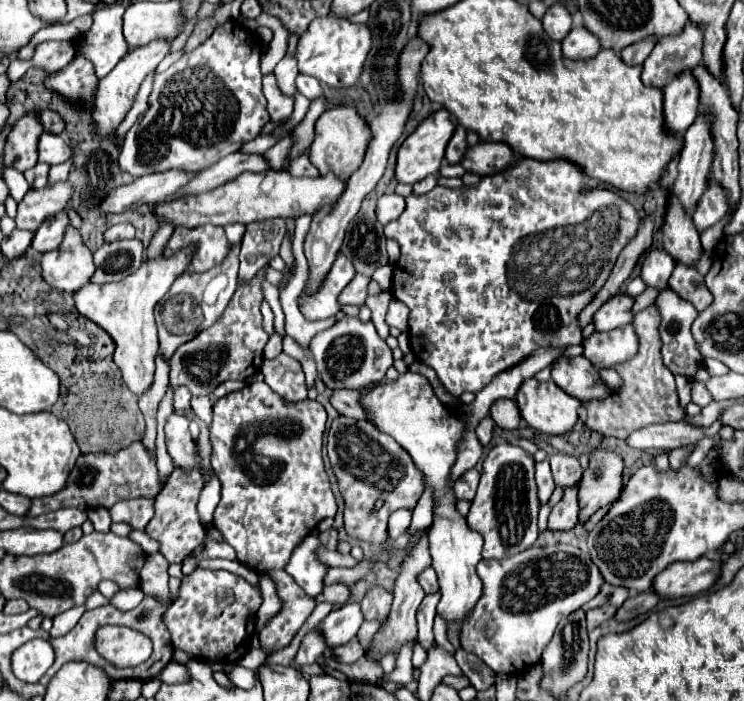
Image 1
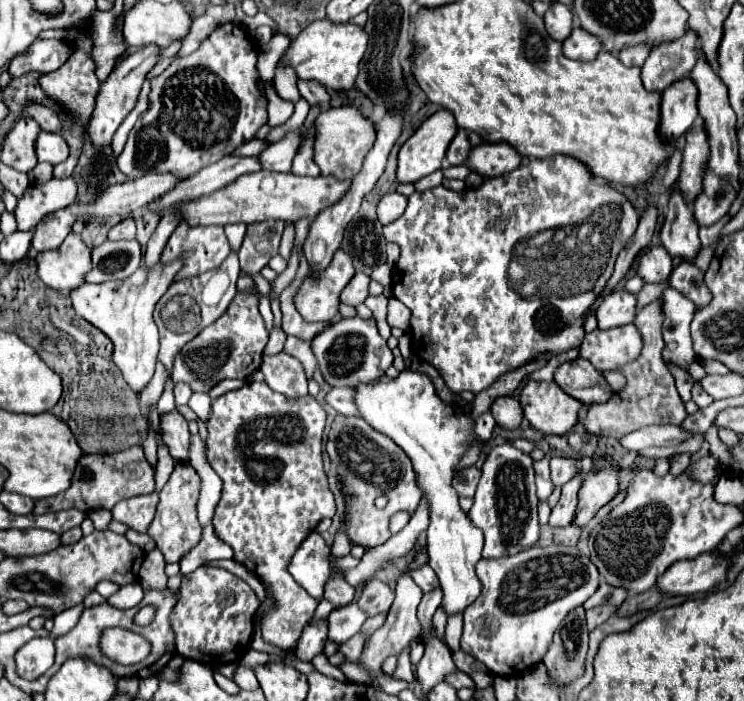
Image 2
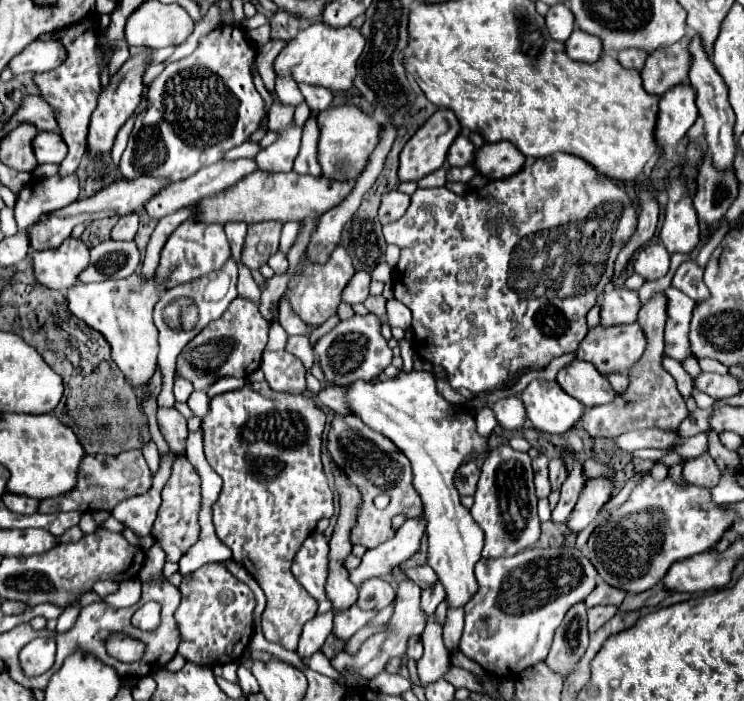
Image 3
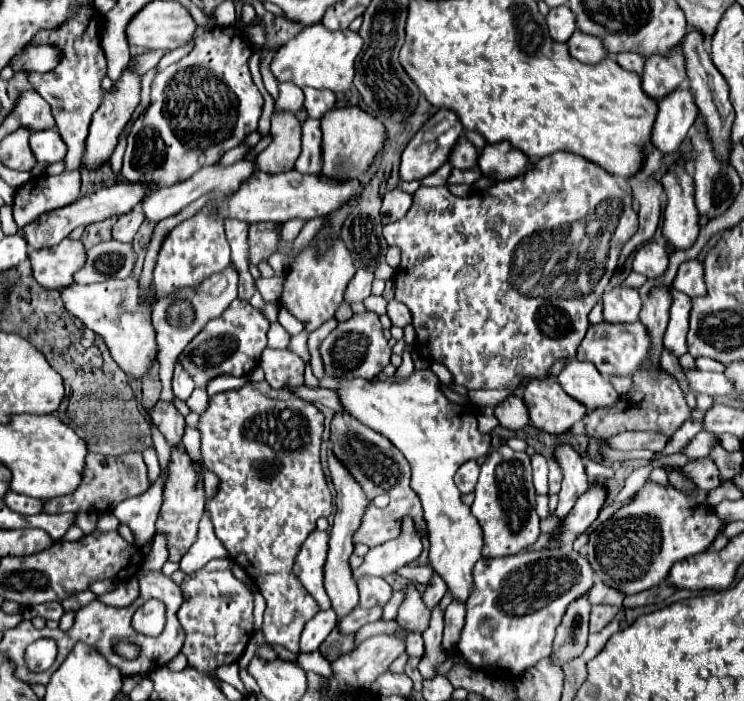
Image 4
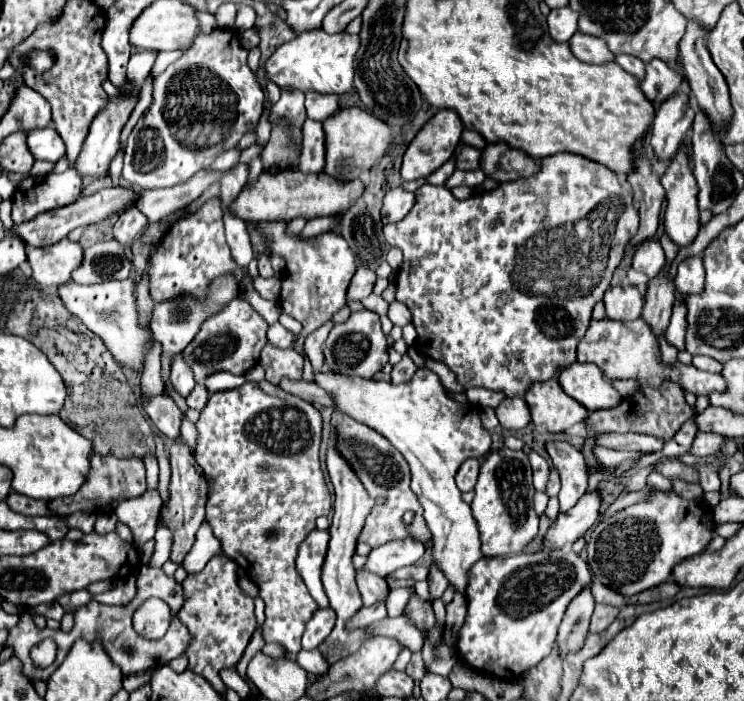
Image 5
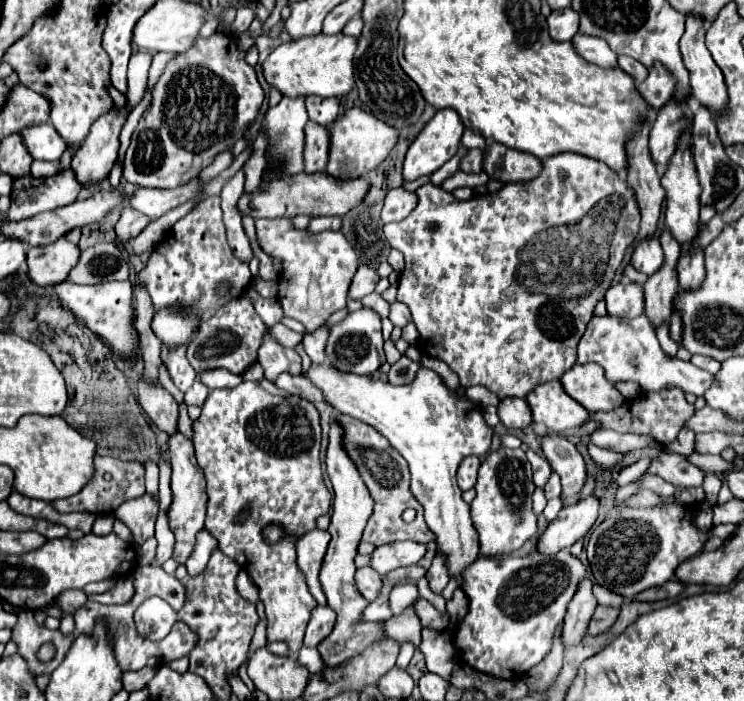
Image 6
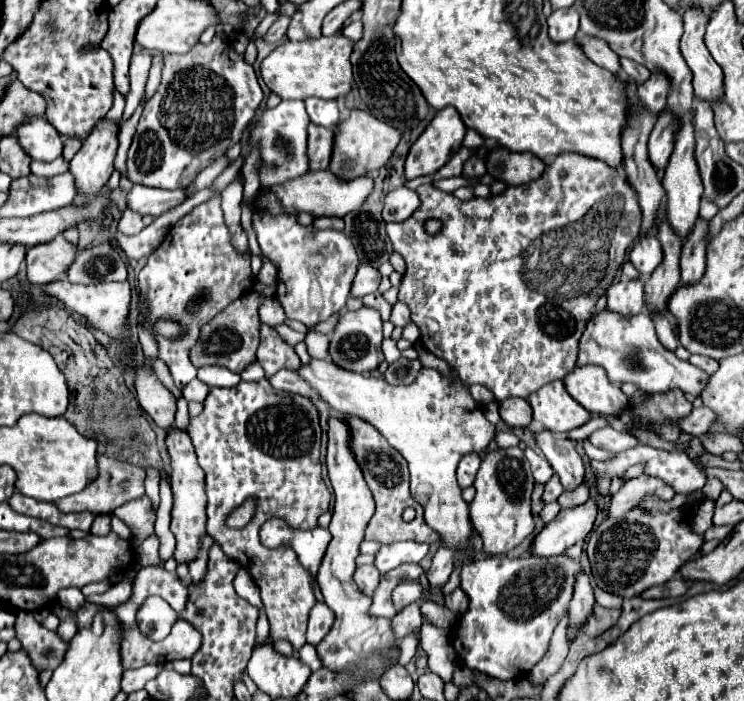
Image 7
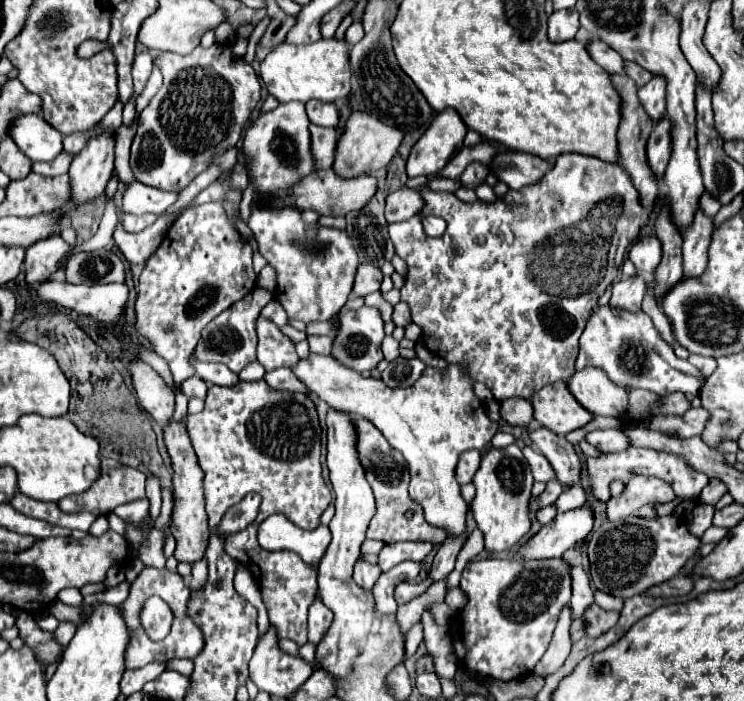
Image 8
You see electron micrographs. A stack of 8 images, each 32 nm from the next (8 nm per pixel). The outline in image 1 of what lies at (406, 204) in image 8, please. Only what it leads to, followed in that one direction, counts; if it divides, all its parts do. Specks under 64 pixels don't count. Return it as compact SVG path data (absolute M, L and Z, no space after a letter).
M384 194L378 198L376 204L376 216L382 224L388 224L392 220L396 220L404 210L404 198L398 194Z

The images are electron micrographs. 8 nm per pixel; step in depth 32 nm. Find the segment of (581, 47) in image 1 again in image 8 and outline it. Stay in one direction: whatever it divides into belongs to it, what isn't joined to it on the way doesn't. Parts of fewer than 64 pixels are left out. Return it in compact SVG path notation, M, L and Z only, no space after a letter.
M586 40L586 50L590 54L590 58L600 64L604 70L608 70L610 74L622 74L624 72L624 60L618 52L614 52L608 44L604 44L602 40Z

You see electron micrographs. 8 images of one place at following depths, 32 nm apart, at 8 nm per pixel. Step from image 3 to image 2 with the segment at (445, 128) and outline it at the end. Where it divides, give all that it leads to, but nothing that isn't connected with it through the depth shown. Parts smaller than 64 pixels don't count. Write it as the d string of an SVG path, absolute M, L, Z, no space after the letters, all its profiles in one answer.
M438 110L436 114L432 114L430 118L426 118L418 130L402 144L400 152L398 152L398 170L396 170L396 180L398 182L408 182L408 184L414 184L416 180L440 170L440 164L442 164L442 158L446 154L446 148L448 144L452 142L452 136L456 134L458 126L456 126L456 120L452 116L452 112L448 110Z

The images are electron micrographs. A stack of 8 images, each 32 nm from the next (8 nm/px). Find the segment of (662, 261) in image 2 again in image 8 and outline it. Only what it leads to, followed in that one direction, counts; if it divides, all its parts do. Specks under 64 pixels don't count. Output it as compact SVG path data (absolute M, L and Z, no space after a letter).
M650 234L640 238L632 248L628 258L634 262L638 274L652 274L656 270L656 266L662 260L662 248L660 248L660 240Z

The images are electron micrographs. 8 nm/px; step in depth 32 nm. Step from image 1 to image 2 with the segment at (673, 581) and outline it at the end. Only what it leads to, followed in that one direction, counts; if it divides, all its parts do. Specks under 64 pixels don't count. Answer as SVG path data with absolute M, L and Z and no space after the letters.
M704 554L696 560L672 564L656 582L658 590L668 596L688 596L714 588L726 578L728 560L724 556Z

